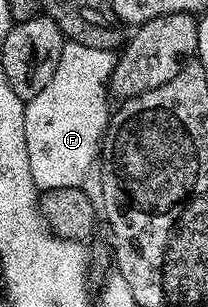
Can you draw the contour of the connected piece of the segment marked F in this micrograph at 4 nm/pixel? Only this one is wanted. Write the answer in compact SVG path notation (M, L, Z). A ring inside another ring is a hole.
M65 41L54 76L38 96L27 101L23 131L31 176L39 191L80 186L95 167L110 121L108 102L116 59L112 50Z

